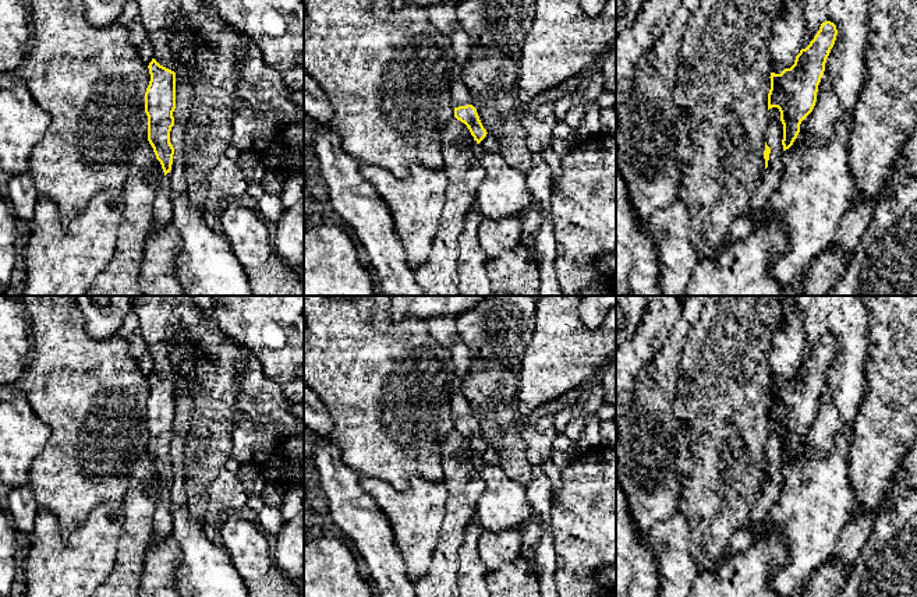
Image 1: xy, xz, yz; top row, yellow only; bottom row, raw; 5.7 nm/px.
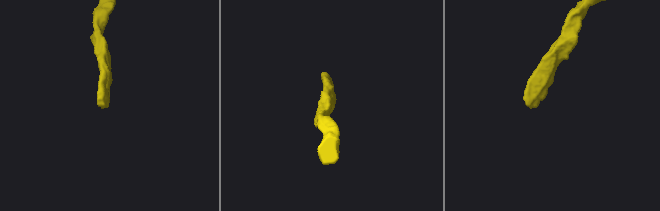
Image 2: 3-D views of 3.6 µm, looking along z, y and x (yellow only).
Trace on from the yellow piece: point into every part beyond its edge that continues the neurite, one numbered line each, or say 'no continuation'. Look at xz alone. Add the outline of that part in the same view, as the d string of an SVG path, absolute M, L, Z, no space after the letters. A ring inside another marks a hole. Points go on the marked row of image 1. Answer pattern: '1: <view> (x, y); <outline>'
1: xz (460, 94); M461 80L452 82L450 96L453 107L471 105L471 92Z

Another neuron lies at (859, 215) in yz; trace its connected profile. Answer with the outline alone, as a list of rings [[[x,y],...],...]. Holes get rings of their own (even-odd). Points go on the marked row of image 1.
[[[896,163],[888,170],[881,188],[868,199],[853,195],[840,220],[839,230],[829,250],[846,252],[849,257],[857,250],[865,230],[872,222],[878,204],[895,191],[893,170]]]

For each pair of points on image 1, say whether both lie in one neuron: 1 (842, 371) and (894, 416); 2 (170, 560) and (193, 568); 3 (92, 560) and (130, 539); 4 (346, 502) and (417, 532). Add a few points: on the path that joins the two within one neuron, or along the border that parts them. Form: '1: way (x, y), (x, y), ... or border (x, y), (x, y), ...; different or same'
1: border (867, 357), (864, 368), (866, 387), (854, 421); different
2: border (172, 534), (180, 551), (180, 565), (174, 582); different
3: border (124, 515), (114, 567), (106, 578); different
4: border (367, 493), (382, 512), (399, 550); different

